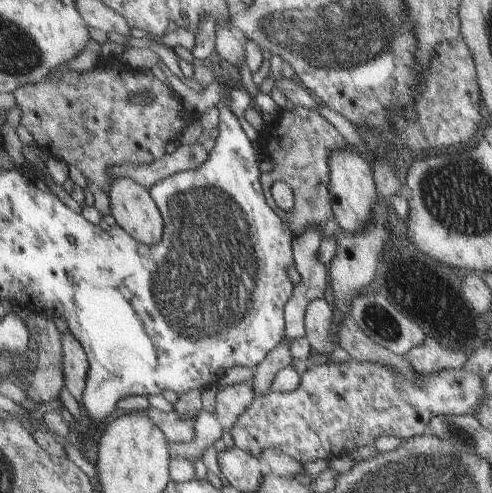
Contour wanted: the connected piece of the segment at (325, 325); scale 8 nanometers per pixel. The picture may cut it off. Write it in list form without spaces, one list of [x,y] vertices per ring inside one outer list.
[[[313,299],[306,304],[304,336],[310,344],[311,352],[325,355],[333,349],[330,340],[330,318],[331,306],[328,300]]]

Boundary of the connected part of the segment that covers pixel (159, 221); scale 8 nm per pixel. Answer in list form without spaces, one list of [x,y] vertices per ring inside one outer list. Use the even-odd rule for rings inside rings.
[[[119,177],[108,188],[110,214],[127,234],[145,246],[156,245],[164,234],[163,216],[145,187]]]

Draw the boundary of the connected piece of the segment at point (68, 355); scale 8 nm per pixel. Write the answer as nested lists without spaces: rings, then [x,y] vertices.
[[[69,332],[62,335],[61,348],[63,384],[71,396],[78,402],[84,391],[88,360],[84,348]]]

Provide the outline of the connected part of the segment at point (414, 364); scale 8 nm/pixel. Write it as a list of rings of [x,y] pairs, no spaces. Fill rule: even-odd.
[[[426,337],[423,344],[410,348],[404,356],[413,371],[432,375],[438,371],[448,371],[461,368],[465,362],[465,354],[461,352],[451,352],[441,348],[438,342]]]

